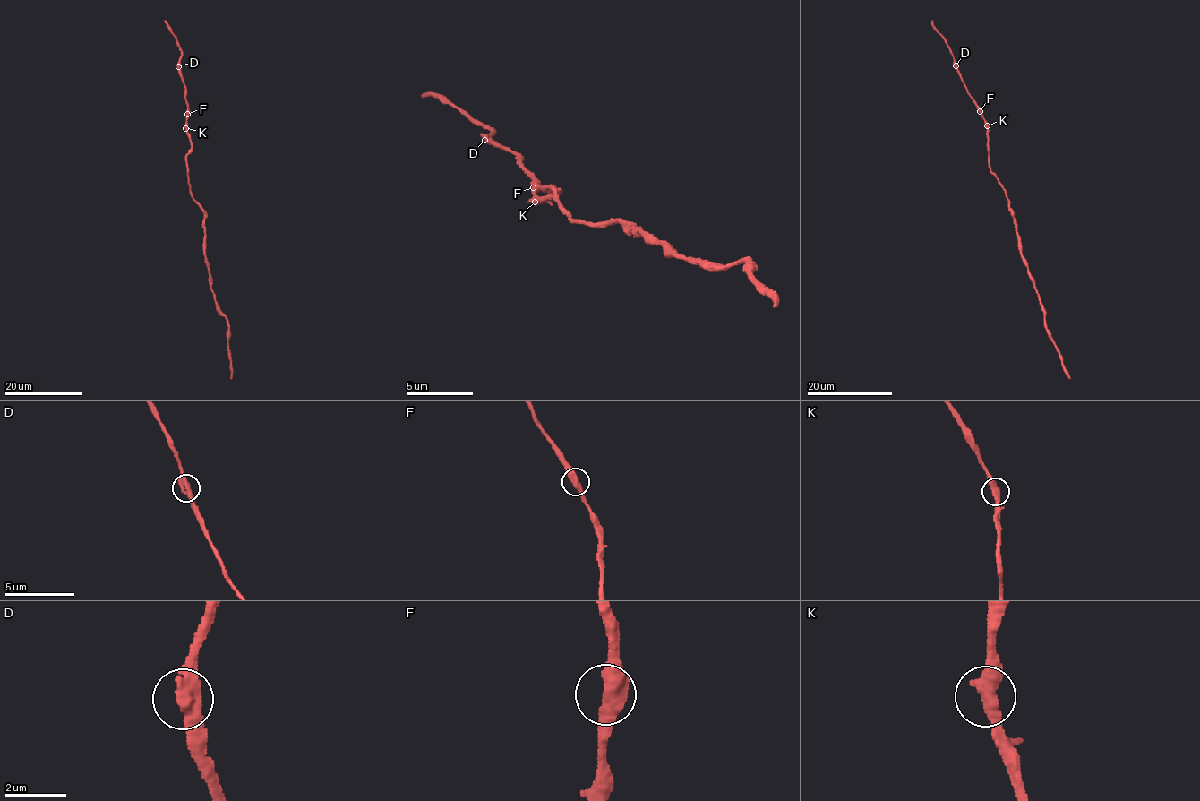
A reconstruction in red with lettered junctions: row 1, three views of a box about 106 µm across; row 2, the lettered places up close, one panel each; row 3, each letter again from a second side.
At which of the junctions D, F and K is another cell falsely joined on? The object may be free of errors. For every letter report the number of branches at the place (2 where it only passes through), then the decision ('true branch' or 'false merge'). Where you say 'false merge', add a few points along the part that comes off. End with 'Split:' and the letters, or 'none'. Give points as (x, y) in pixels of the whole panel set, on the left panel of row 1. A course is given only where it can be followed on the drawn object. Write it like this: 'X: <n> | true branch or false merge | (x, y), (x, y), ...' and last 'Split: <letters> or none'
D: 2 | true branch
F: 2 | true branch
K: 2 | true branch
Split: none

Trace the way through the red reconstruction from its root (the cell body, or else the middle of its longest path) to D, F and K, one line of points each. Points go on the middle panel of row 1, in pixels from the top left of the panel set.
D: (582, 223), (561, 211), (555, 191), (547, 187), (544, 190), (559, 191), (540, 202), (520, 157), (484, 140)
F: (582, 223), (561, 211), (555, 191), (547, 187), (544, 190), (559, 191), (540, 202), (533, 187)
K: (582, 223), (561, 211), (555, 191), (547, 187), (544, 190), (559, 191), (552, 197), (534, 202)

